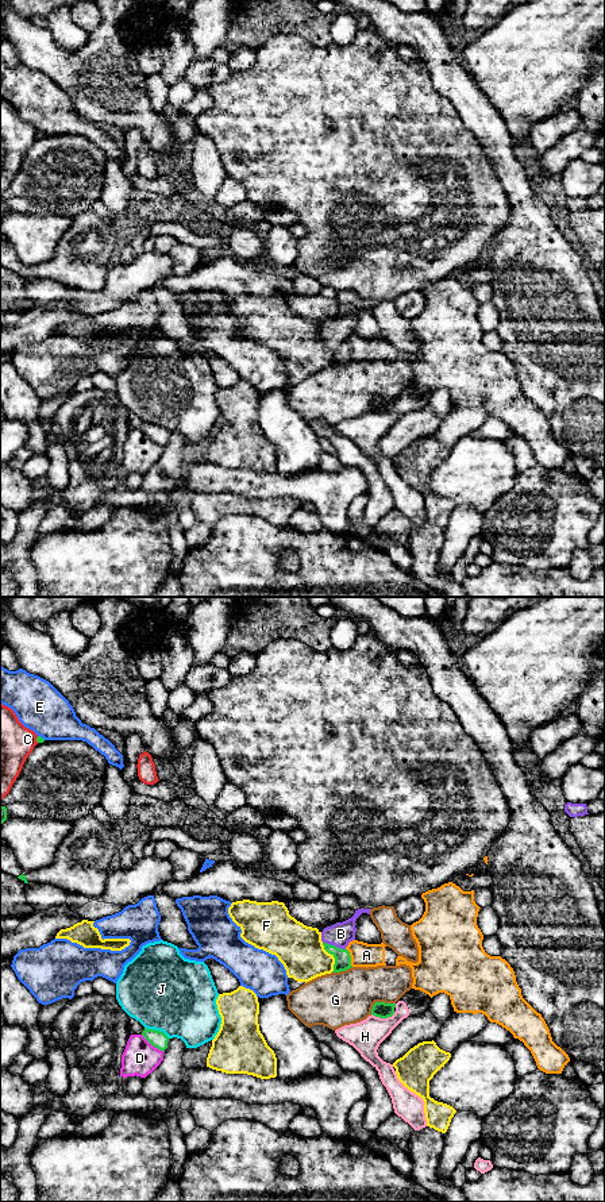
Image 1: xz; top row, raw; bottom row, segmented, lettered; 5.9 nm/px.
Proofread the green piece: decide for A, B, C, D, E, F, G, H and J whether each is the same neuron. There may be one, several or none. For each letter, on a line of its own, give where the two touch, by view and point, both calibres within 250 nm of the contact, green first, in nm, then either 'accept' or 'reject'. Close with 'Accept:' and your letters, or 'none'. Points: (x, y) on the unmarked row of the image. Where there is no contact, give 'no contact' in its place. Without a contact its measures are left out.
A: contact xz (350, 353); calibres 100 and 140 nm; reject
B: contact xz (334, 341); calibres 100 and 140 nm; accept
C: contact xz (37, 134); calibres 40 and 360 nm; reject
D: contact xz (153, 440); calibres 100 and 200 nm; reject
E: contact xz (42, 133); calibres 40 and 300 nm; reject
F: contact xz (334, 351); calibres 100 and 280 nm; reject
G: contact xz (380, 397); calibres 100 and 320 nm; reject
H: contact xz (382, 412); calibres 100 and 190 nm; reject
J: contact xz (157, 426); calibres 100 and 460 nm; reject
Accept: B

